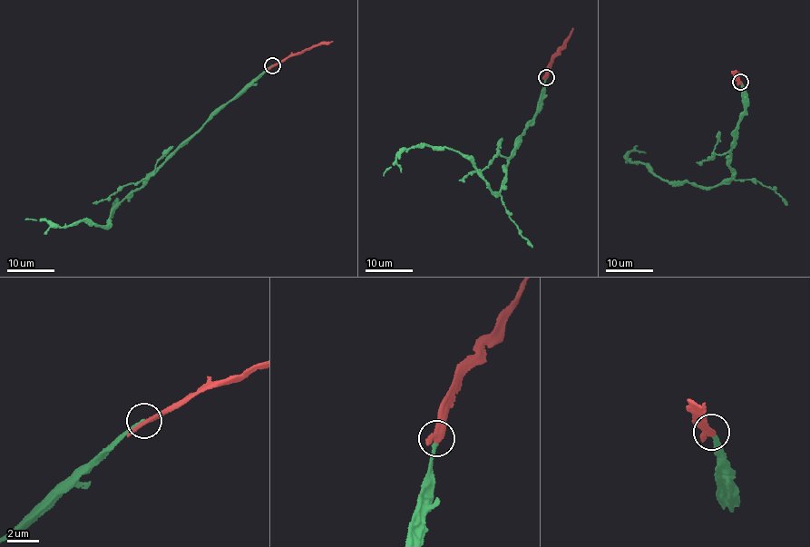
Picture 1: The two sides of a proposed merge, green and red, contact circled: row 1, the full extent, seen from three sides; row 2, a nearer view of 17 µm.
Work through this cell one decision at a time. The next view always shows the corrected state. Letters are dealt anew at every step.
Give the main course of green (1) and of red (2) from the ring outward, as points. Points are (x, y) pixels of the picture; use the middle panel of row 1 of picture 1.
1: (546, 77), (538, 103), (510, 157), (497, 192), (492, 194), (468, 157), (445, 147), (407, 149), (383, 175)
2: (546, 77), (572, 28)

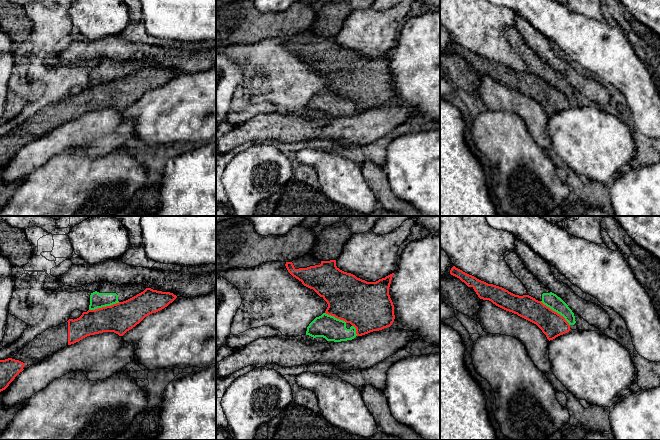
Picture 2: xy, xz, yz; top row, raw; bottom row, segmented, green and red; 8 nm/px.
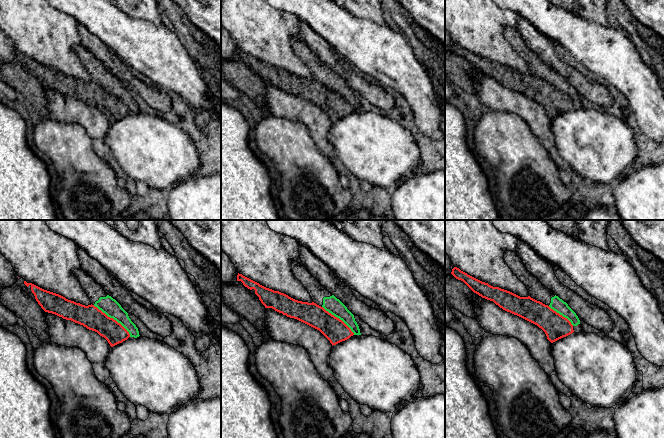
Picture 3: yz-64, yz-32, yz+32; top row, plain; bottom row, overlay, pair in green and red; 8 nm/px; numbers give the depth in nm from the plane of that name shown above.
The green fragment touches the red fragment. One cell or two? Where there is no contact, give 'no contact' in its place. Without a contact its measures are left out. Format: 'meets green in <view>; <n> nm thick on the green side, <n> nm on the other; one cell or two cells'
meets green in yz; 120 nm thick on the green side, 200 nm on the other; two cells

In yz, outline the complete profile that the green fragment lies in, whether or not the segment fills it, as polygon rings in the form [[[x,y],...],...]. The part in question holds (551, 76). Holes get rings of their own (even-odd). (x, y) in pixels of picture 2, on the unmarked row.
[[[507,27],[504,34],[513,50],[523,59],[529,72],[541,77],[544,81],[565,94],[569,101],[576,99],[575,92],[568,81],[526,44],[515,28]]]

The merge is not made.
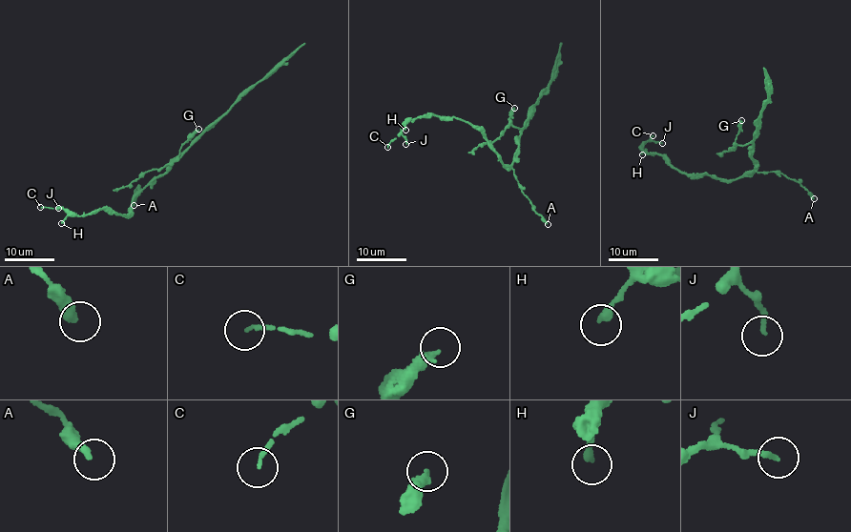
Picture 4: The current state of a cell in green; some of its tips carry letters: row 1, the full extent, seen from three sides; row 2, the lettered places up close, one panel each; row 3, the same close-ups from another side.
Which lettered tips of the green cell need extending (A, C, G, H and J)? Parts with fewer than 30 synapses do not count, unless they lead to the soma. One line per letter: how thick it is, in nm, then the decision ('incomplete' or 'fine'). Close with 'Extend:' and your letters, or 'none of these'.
A: 360 nm thick; fine
C: 140 nm thick; incomplete
G: 320 nm thick; fine
H: 240 nm thick; fine
J: 180 nm thick; fine
Extend: C

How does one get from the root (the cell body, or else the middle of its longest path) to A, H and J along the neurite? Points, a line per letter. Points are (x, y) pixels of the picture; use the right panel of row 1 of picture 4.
A: (755, 162), (757, 172), (777, 172), (795, 180), (814, 198)
H: (755, 162), (752, 171), (734, 179), (722, 179), (684, 173), (658, 153), (647, 153), (642, 148), (642, 154)
J: (755, 162), (752, 171), (733, 180), (684, 173), (658, 153), (642, 152), (646, 142), (662, 143)

